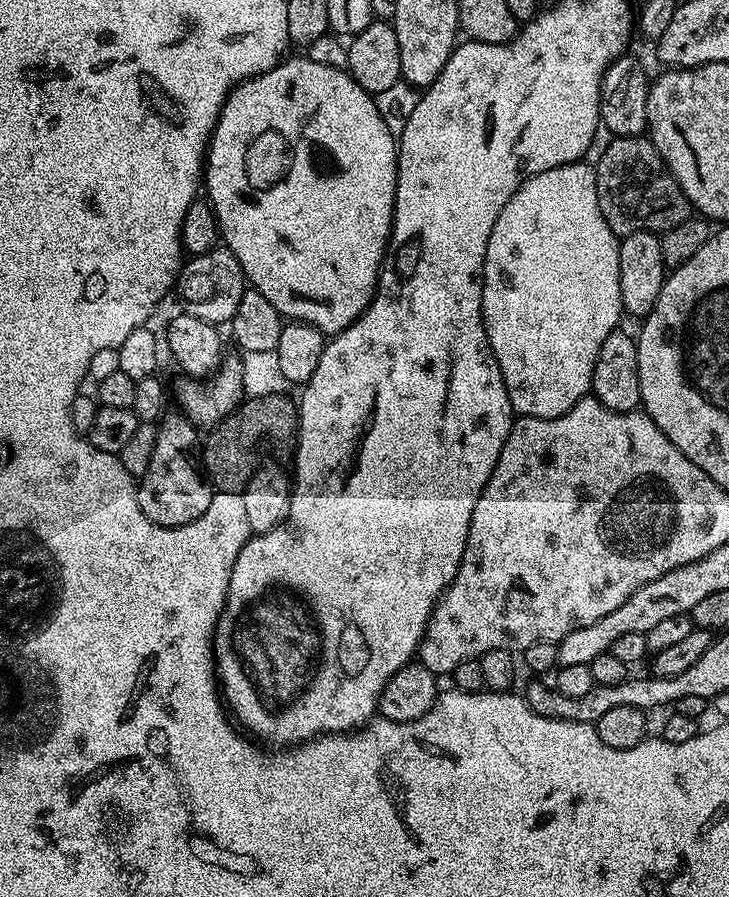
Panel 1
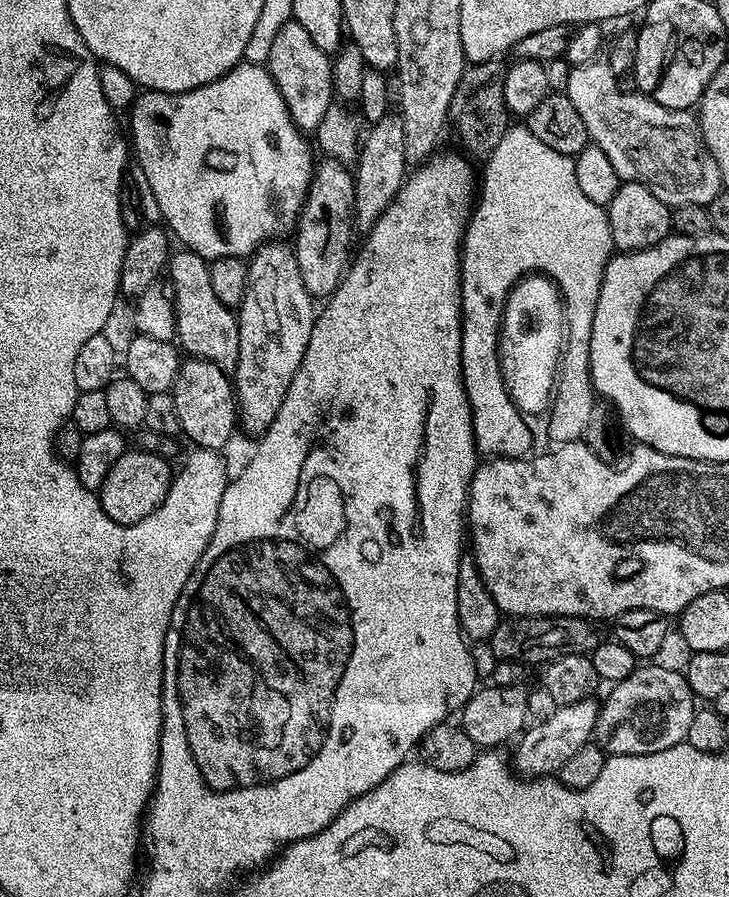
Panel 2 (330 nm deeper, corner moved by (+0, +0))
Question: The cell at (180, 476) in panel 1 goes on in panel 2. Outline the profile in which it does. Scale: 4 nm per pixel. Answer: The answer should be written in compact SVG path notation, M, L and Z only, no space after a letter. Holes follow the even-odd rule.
M125 450L122 458L110 466L110 474L106 474L106 482L102 482L99 490L100 509L116 524L137 524L142 518L150 518L154 510L168 498L168 487L172 485L173 465L153 452Z

